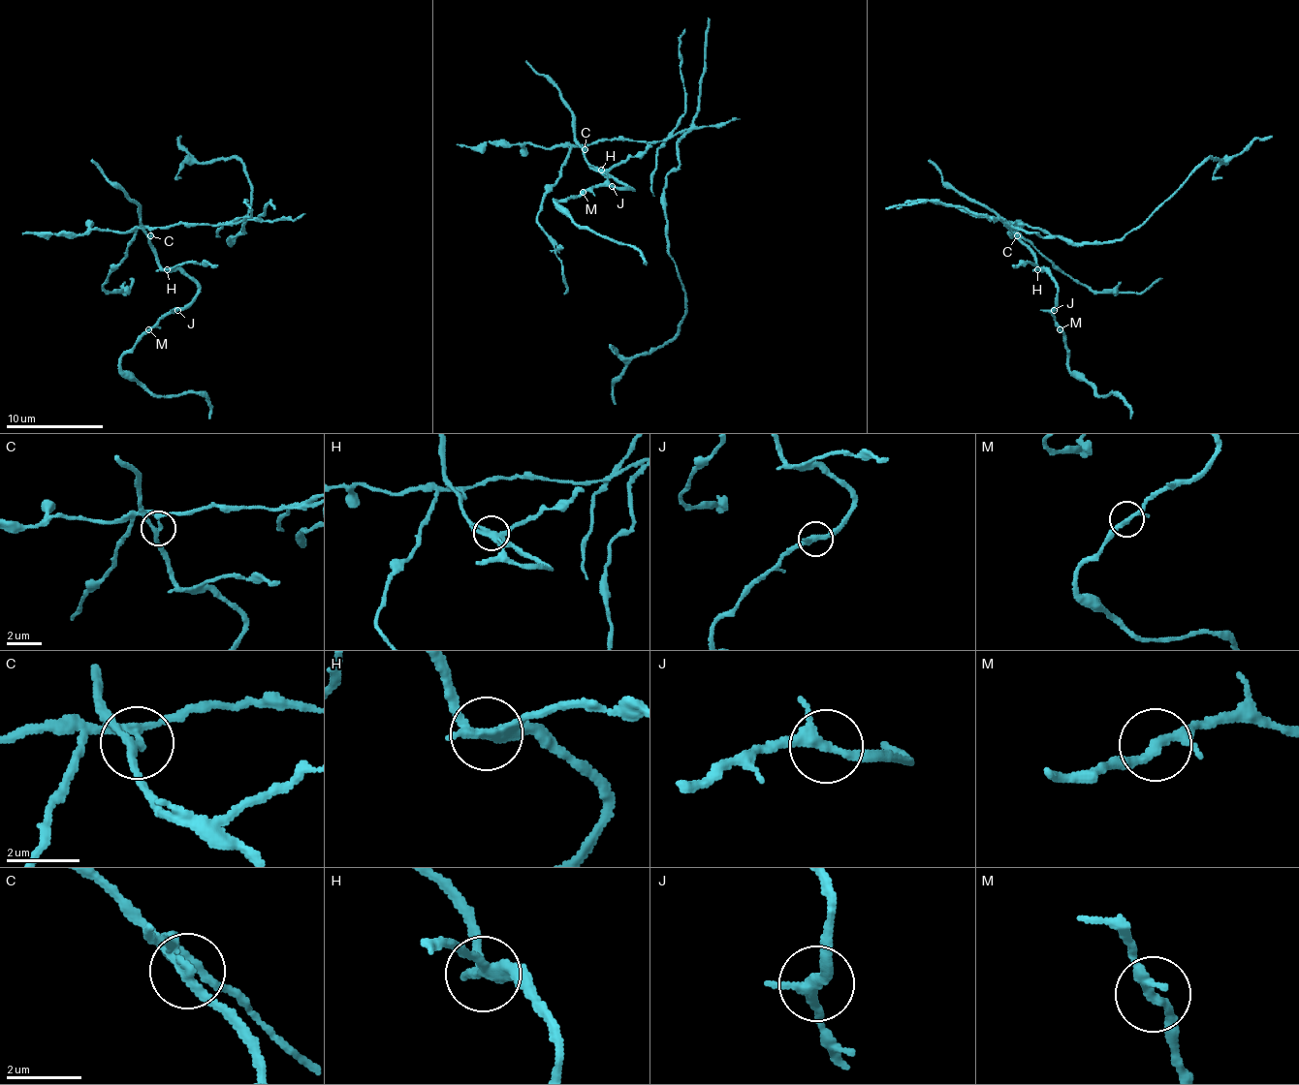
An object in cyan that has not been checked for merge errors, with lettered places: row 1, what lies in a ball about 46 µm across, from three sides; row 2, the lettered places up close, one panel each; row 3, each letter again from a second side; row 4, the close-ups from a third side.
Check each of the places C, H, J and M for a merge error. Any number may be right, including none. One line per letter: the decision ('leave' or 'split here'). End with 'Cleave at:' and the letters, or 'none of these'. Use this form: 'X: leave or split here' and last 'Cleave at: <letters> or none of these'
C: split here
H: split here
J: leave
M: leave
Cleave at: C, H

